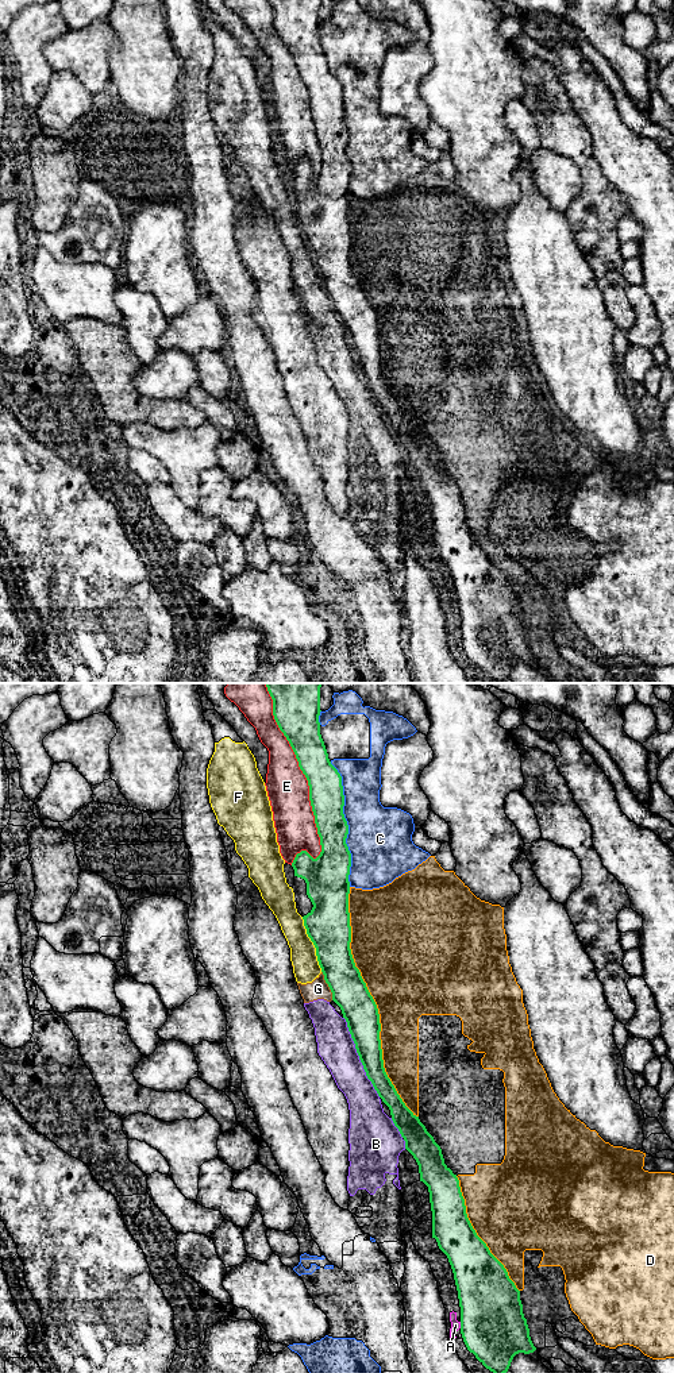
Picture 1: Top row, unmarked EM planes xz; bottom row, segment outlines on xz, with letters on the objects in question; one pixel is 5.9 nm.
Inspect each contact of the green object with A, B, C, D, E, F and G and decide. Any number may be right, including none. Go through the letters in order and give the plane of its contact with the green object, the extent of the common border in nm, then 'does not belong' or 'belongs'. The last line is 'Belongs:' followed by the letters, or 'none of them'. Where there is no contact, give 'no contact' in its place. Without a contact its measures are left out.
A: meets green in xz; contact 40 nm long; does not belong
B: meets green in xz; contact 550 nm long; does not belong
C: meets green in xz; contact 750 nm long; does not belong
D: meets green in xz; contact 1450 nm long; does not belong
E: meets green in xz; contact 1050 nm long; does not belong
F: meets green in xz; contact 340 nm long; does not belong
G: meets green in xz; contact 190 nm long; does not belong
Belongs: none of them

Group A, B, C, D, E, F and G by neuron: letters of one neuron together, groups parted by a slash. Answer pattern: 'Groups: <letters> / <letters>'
Groups: A C / B F G / D / E

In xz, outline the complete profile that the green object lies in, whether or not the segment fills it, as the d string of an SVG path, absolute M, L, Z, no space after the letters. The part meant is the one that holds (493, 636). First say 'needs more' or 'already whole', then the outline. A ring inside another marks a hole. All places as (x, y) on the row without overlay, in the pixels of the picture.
already whole | M269 0L273 8L273 24L289 50L299 76L309 95L309 109L315 124L321 161L313 167L307 159L296 163L292 176L294 185L307 192L307 204L313 216L303 225L307 243L316 257L316 265L324 289L332 301L332 309L340 316L357 362L367 387L382 410L389 416L392 429L405 450L405 458L419 474L420 490L428 495L432 520L432 547L447 564L458 599L461 616L461 643L470 662L494 683L505 683L513 666L529 663L534 655L527 628L523 622L520 599L509 587L504 574L490 562L477 544L467 522L457 483L444 473L440 455L425 435L403 410L388 386L381 358L381 332L377 313L355 275L350 251L351 235L348 221L351 162L346 153L348 134L343 123L344 104L342 85L331 73L320 43L320 0Z

